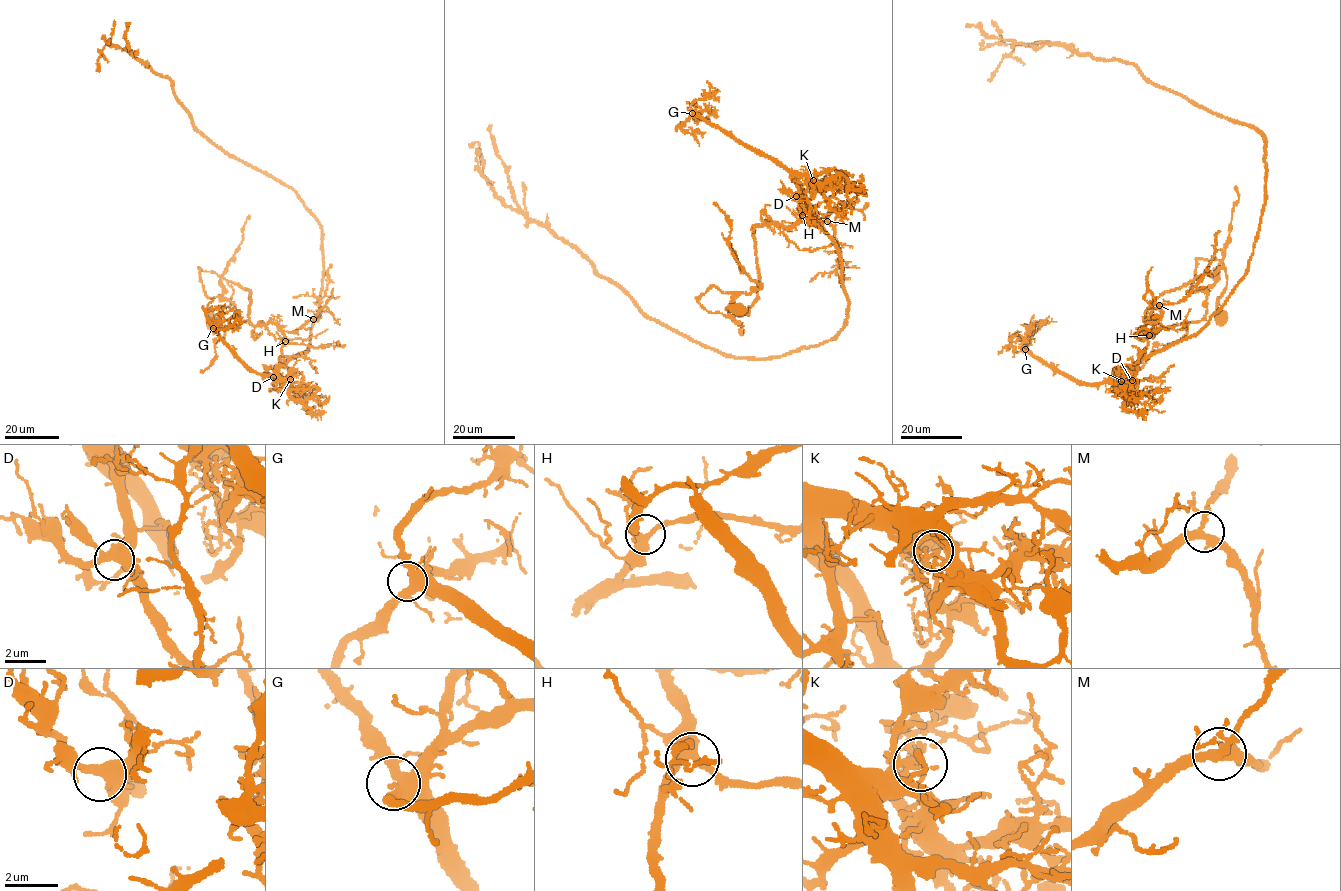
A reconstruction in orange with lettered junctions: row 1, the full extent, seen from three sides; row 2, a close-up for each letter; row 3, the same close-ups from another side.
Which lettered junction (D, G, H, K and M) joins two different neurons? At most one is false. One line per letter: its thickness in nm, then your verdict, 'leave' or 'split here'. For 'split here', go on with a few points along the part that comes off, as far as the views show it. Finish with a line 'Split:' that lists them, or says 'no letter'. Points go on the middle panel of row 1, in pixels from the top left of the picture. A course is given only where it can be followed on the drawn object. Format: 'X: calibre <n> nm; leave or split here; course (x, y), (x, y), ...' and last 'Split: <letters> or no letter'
D: calibre 440 nm; leave
G: calibre 460 nm; leave
H: calibre 320 nm; leave
K: calibre 180 nm; split here; course (813, 181), (797, 222), (753, 227), (757, 298), (743, 313), (730, 315), (734, 299), (761, 287), (714, 202)
M: calibre 320 nm; leave
Split: K

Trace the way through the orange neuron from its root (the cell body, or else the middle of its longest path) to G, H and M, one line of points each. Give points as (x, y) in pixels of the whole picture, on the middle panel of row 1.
G: (738, 309), (748, 315), (739, 315), (757, 295), (753, 227), (792, 225), (803, 190), (692, 113)
H: (738, 309), (747, 309), (748, 315), (739, 315), (757, 295), (753, 227), (790, 227), (802, 215)
M: (738, 309), (747, 309), (748, 315), (739, 315), (757, 295), (753, 227), (818, 226), (827, 221)

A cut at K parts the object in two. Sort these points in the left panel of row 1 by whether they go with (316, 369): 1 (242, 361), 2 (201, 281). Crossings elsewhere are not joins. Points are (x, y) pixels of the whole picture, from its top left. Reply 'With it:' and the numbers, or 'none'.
With it: 2

